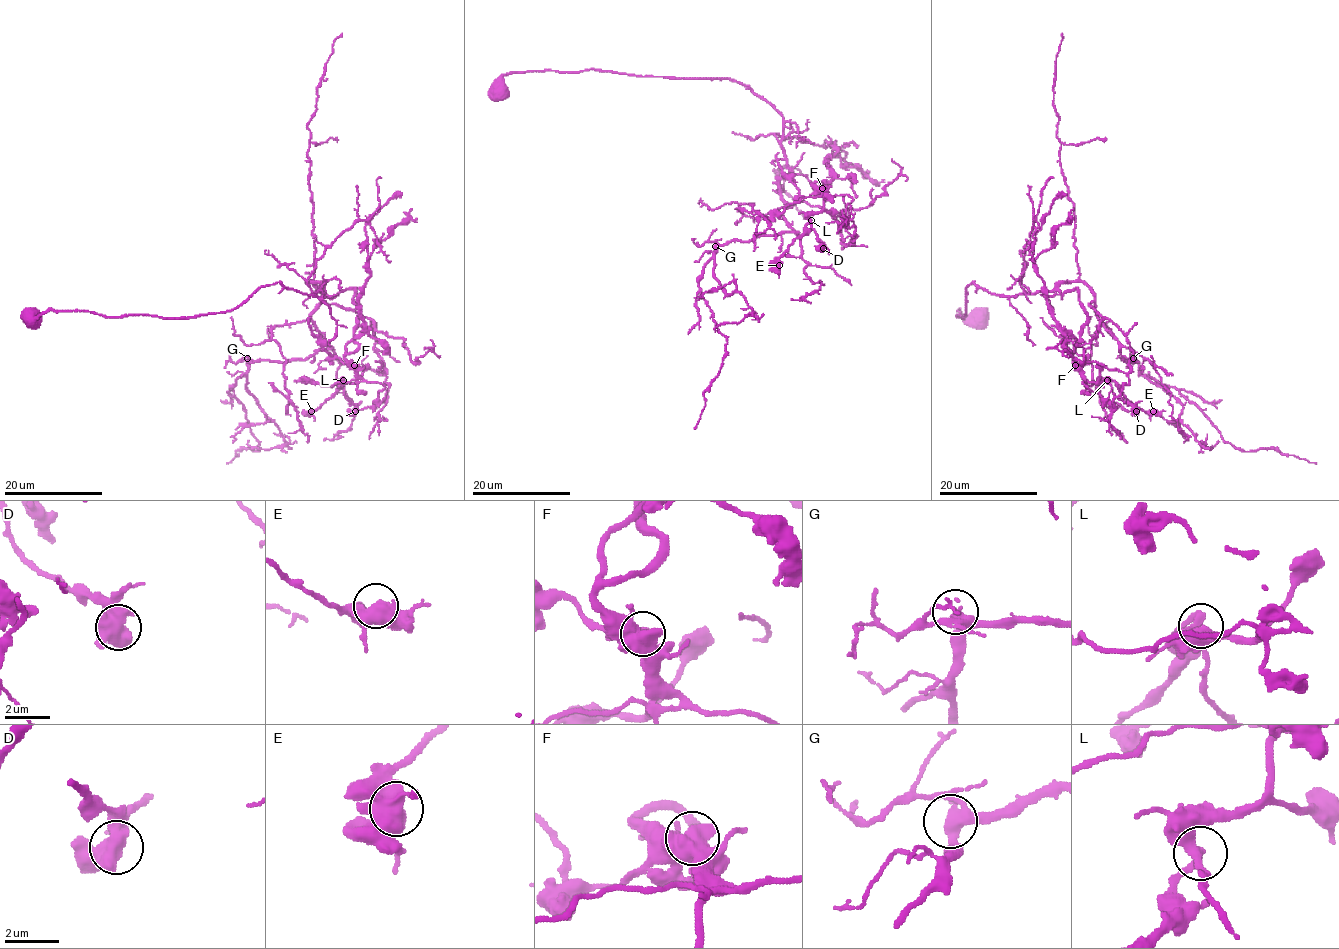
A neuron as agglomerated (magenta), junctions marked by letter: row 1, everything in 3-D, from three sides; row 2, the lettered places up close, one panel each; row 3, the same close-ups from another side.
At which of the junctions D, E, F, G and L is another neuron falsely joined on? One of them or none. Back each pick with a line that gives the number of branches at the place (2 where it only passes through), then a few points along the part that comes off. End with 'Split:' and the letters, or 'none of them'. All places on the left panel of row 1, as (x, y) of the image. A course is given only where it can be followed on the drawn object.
Split: none of them

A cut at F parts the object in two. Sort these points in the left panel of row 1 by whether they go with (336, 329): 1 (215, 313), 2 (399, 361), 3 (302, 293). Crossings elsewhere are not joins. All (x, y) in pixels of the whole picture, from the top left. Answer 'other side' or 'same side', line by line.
1: other side
2: same side
3: other side

